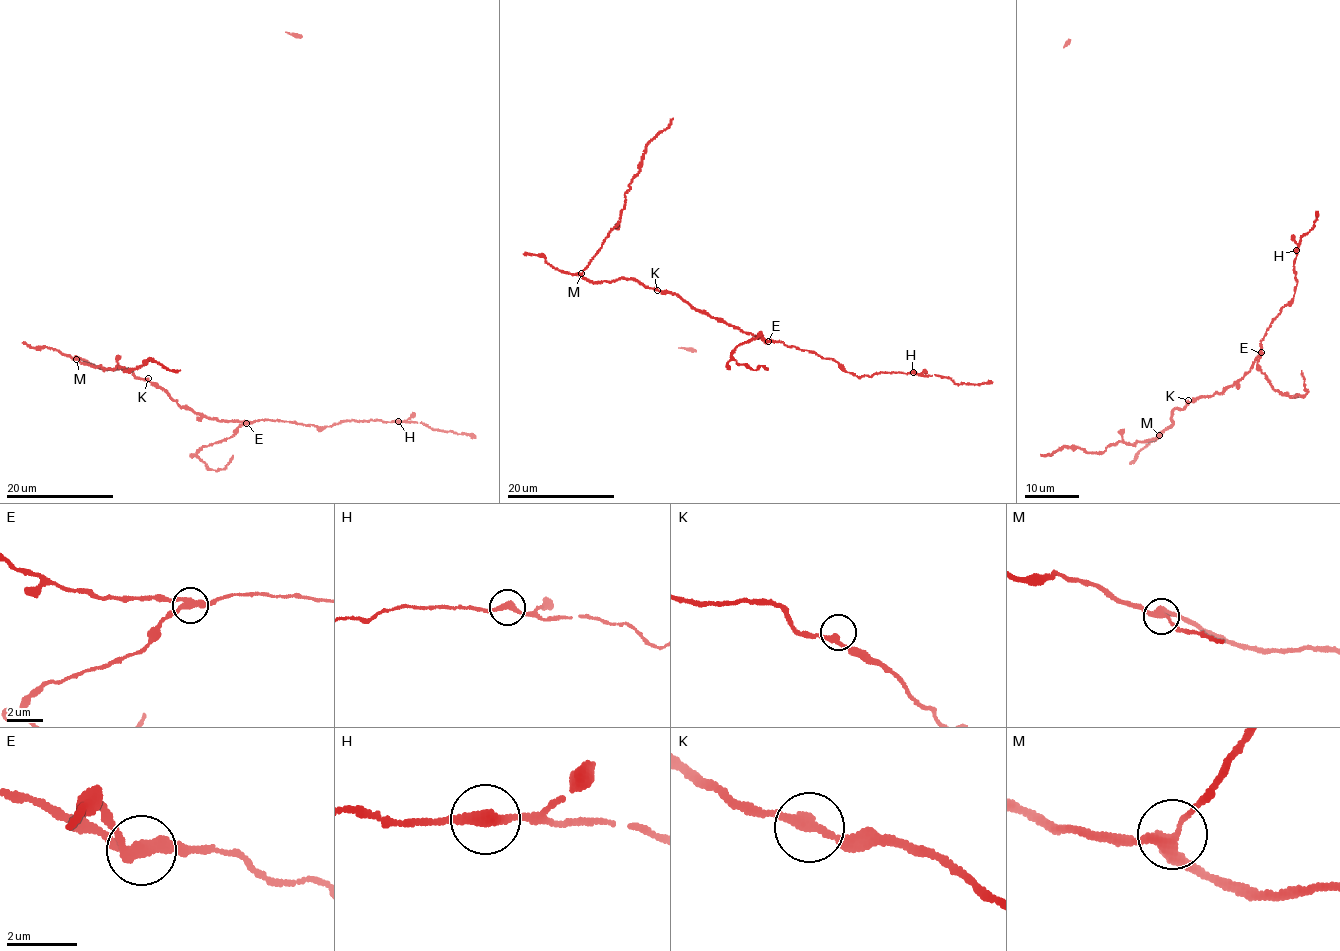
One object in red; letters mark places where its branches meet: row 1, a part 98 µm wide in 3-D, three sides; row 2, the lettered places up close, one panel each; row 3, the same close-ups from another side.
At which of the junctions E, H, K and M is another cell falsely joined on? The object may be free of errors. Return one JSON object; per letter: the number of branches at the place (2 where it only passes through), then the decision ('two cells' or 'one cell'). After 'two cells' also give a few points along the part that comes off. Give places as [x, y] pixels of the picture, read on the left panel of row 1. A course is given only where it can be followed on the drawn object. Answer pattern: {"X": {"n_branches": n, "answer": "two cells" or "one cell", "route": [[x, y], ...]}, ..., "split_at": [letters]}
{"E": {"n_branches": 3, "answer": "two cells", "route": [[246, 424], [231, 436], [197, 454], [213, 470], [222, 469], [233, 455]]}, "H": {"n_branches": 2, "answer": "one cell"}, "K": {"n_branches": 2, "answer": "one cell"}, "M": {"n_branches": 3, "answer": "one cell"}, "split_at": ["E"]}

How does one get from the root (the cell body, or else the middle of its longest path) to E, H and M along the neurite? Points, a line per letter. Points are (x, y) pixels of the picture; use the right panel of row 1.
E: (1193, 400), (1197, 397), (1222, 392), (1248, 372), (1262, 353)
H: (1193, 400), (1220, 394), (1250, 369), (1272, 320), (1294, 296), (1296, 251)
M: (1193, 400), (1185, 408), (1174, 409), (1170, 427), (1159, 435)

